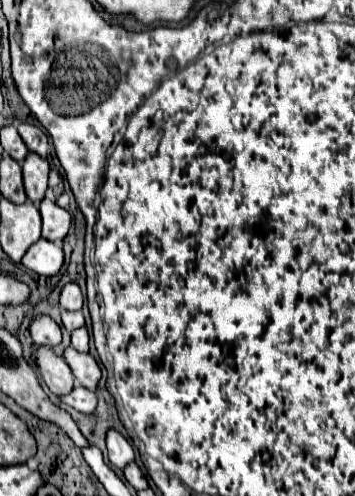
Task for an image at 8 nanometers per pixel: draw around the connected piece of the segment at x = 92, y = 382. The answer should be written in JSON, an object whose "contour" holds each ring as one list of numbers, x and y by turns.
{"contour":[[67,347,63,353,67,365,71,367,75,379,87,387,89,391,95,391,99,379,101,379,101,369,97,365,97,361,89,355,89,353,77,353,73,347]]}

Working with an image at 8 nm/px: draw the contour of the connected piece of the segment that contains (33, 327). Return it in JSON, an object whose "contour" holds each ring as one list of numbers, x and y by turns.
{"contour":[[35,315,29,323,31,339,39,345,55,347,61,341,61,329,49,315]]}

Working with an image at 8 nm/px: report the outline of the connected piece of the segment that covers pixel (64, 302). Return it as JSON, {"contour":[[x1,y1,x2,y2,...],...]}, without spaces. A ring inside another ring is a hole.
{"contour":[[67,283,63,289,61,289,61,297,59,297,59,303,63,309,67,311,79,311,83,307,83,297,81,297,81,289,77,283]]}

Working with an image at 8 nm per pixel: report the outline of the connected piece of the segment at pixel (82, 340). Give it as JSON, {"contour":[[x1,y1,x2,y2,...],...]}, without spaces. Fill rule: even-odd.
{"contour":[[79,327,75,331,71,331,71,345,77,351,89,351,89,335,85,327]]}

